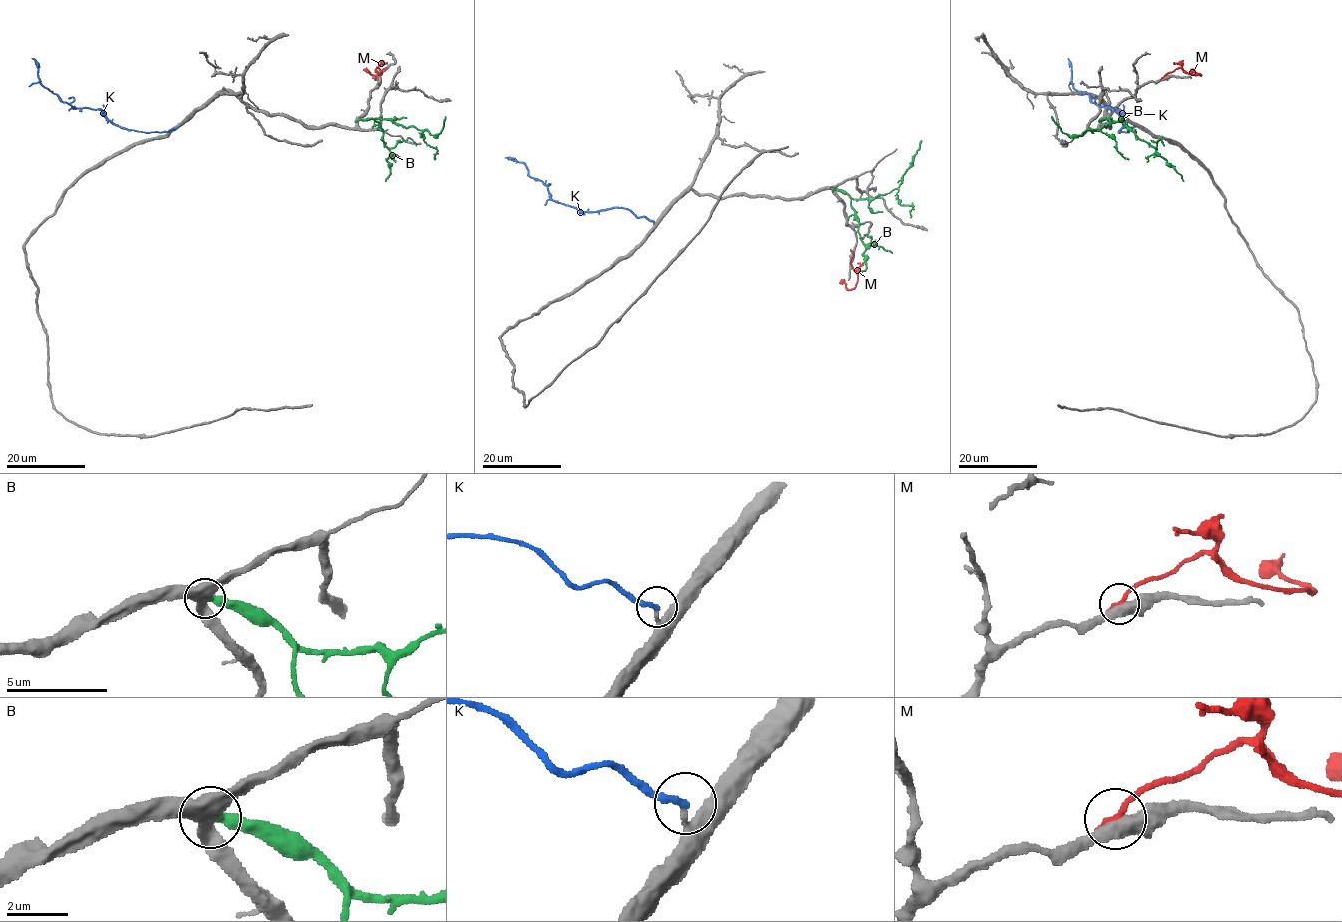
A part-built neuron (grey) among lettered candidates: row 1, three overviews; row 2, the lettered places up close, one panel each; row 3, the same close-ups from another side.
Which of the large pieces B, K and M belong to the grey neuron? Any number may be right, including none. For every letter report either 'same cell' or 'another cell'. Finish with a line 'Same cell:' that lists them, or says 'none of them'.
B: another cell
K: same cell
M: another cell
Same cell: K

